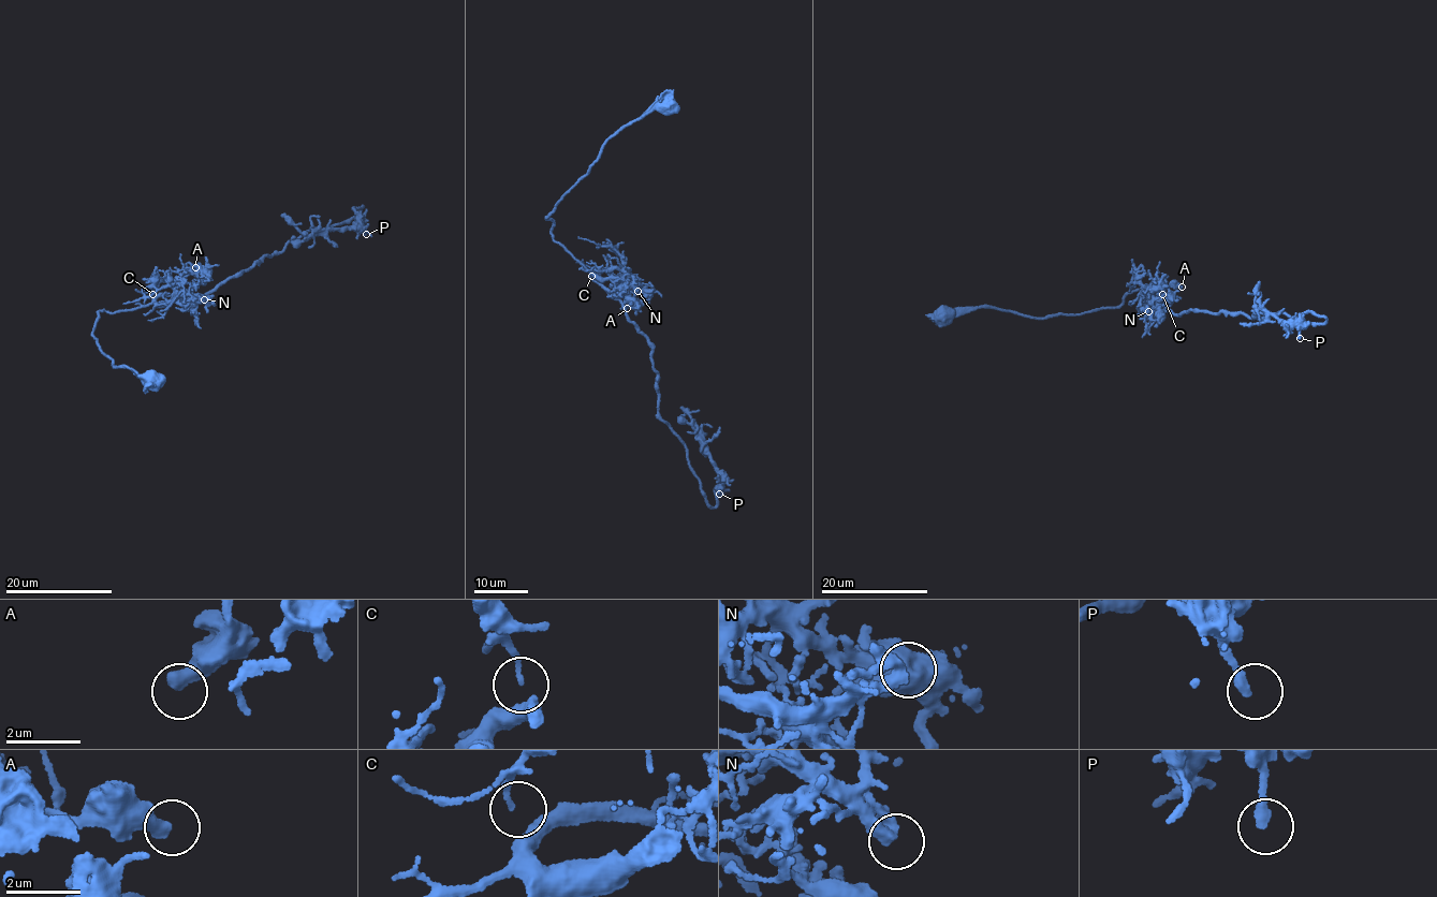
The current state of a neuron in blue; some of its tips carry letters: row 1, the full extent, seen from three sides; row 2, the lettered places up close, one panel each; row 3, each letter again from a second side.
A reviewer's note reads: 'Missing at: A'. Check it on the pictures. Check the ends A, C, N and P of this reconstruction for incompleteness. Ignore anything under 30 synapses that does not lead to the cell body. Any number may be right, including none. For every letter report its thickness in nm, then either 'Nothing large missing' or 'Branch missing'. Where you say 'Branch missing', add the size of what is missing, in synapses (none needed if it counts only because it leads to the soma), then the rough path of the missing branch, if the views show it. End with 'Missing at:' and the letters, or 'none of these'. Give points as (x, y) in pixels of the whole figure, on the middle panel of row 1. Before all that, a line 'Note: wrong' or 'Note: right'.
Note: wrong
A: Thickness 460 nm. Nothing large missing
C: Thickness 150 nm. Nothing large missing
N: Thickness 440 nm. Branch missing. Roughly 35 synapses
P: Thickness 260 nm. Nothing large missing
Missing at: N

